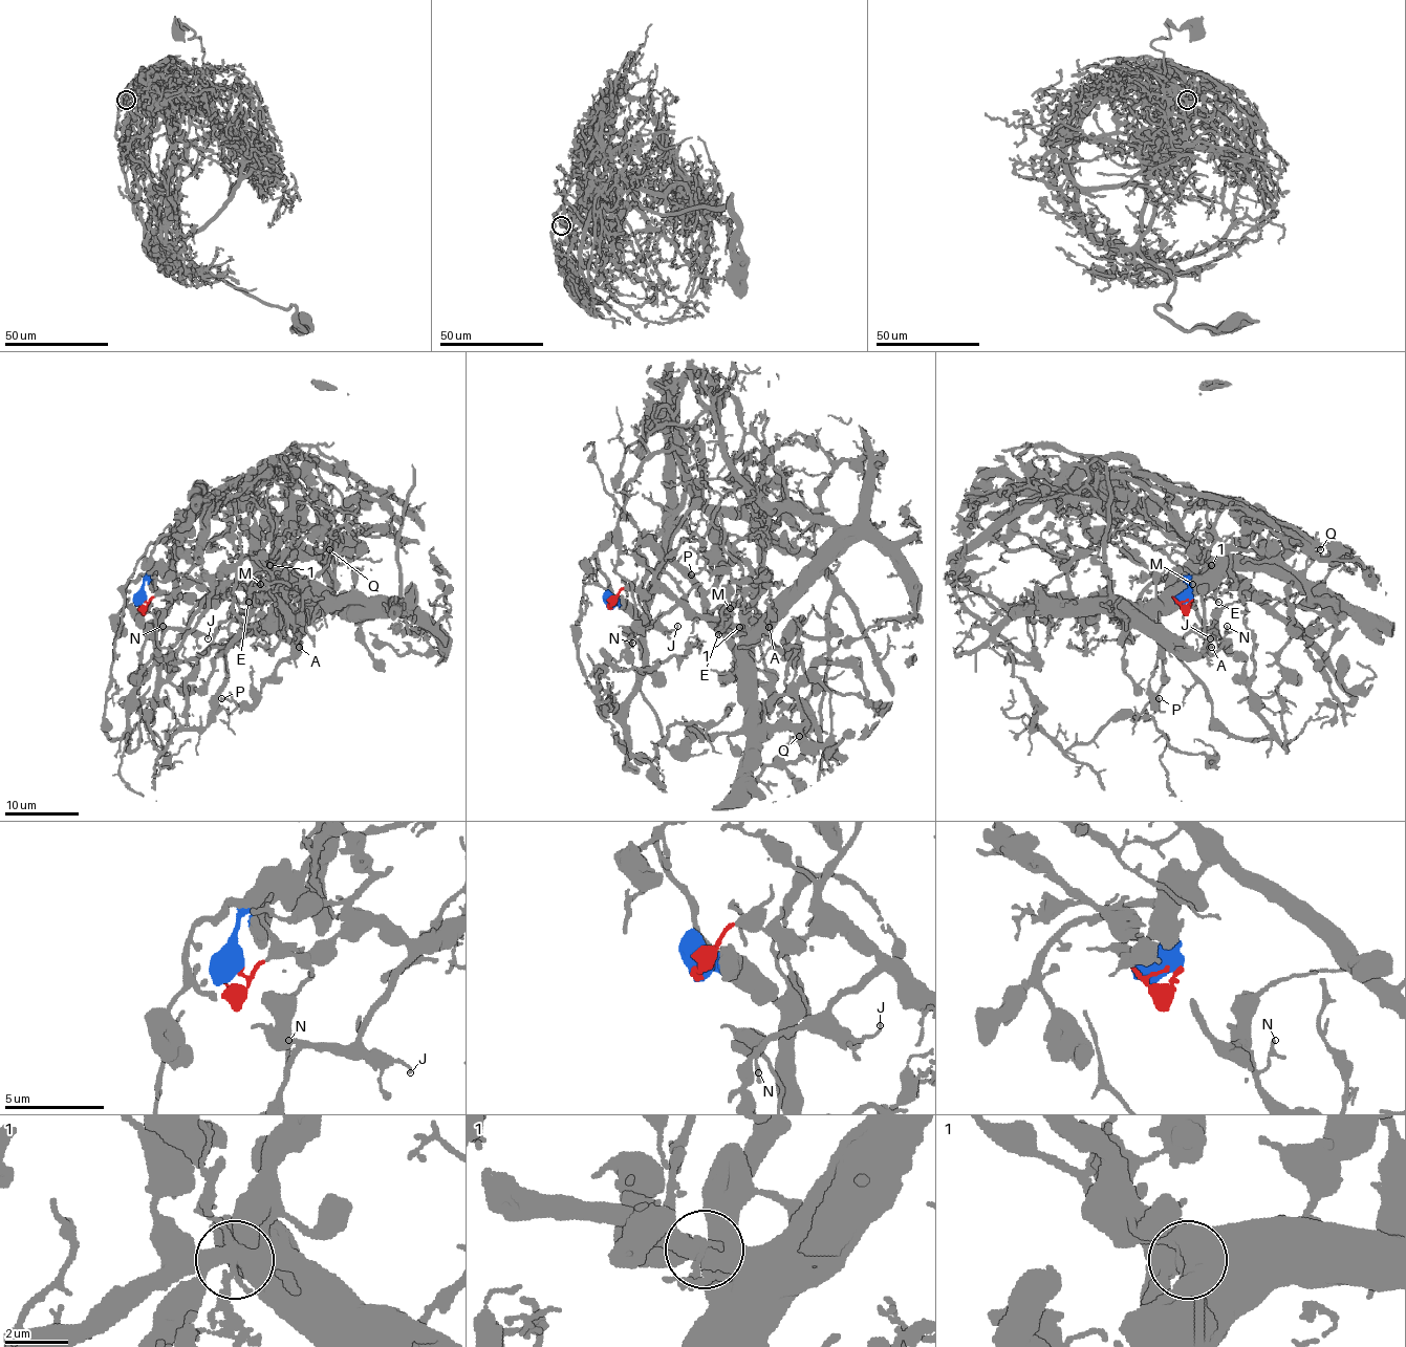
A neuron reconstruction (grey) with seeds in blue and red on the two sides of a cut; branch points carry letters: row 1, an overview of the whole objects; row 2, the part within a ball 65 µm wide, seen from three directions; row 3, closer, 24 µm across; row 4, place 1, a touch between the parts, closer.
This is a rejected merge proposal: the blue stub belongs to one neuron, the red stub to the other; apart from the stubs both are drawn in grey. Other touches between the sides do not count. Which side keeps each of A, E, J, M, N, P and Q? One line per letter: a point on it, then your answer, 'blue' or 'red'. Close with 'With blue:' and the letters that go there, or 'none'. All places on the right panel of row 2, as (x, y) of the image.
A: at (1211, 647); red
E: at (1218, 602); red
J: at (1210, 638); red
M: at (1192, 584); red
N: at (1227, 626); red
P: at (1159, 698); red
Q: at (1320, 549); red
With blue: none

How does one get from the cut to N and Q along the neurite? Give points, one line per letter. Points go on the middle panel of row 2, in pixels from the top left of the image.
N: (609, 605), (624, 588), (665, 592), (676, 601), (655, 624), (640, 629), (631, 644)
Q: (609, 605), (624, 588), (672, 592), (698, 614), (726, 620), (739, 632), (757, 719), (805, 721), (798, 736)

